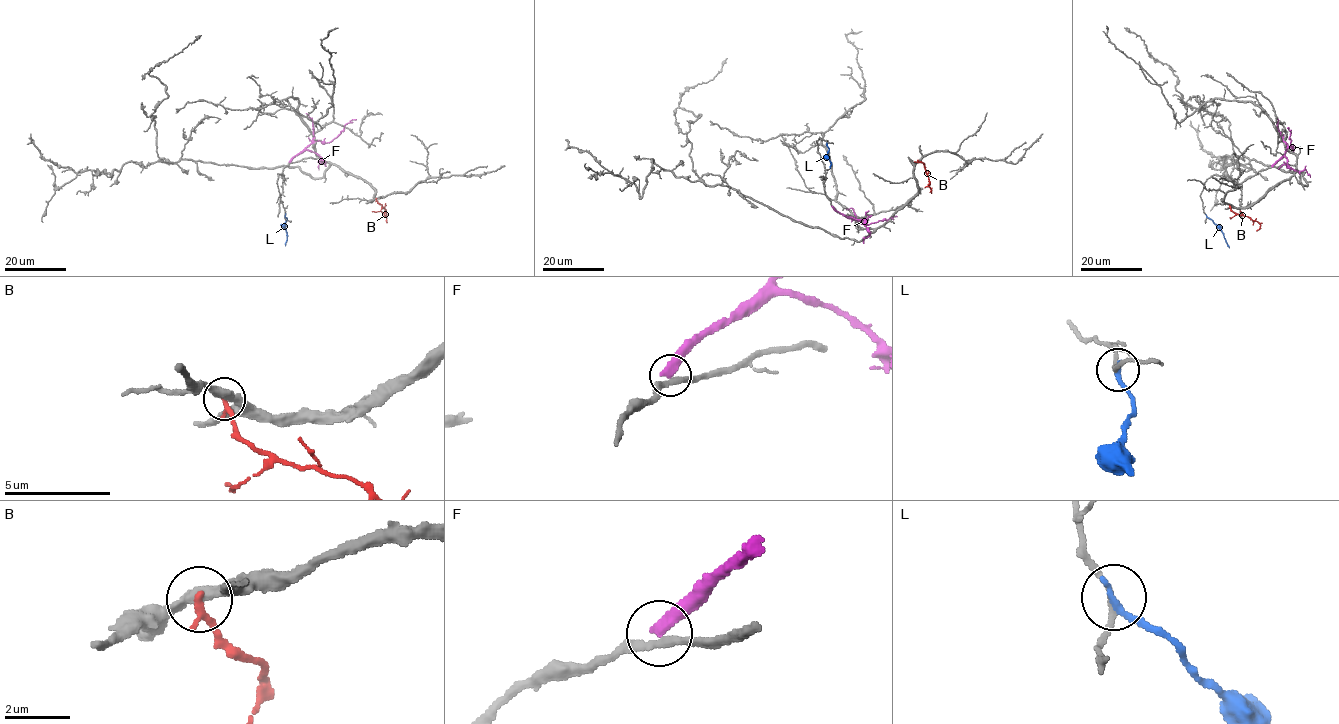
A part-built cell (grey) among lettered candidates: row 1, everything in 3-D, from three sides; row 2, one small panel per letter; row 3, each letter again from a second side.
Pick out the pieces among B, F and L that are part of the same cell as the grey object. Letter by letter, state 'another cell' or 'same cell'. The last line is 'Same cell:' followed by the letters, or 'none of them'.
B: another cell
F: another cell
L: another cell
Same cell: none of them

